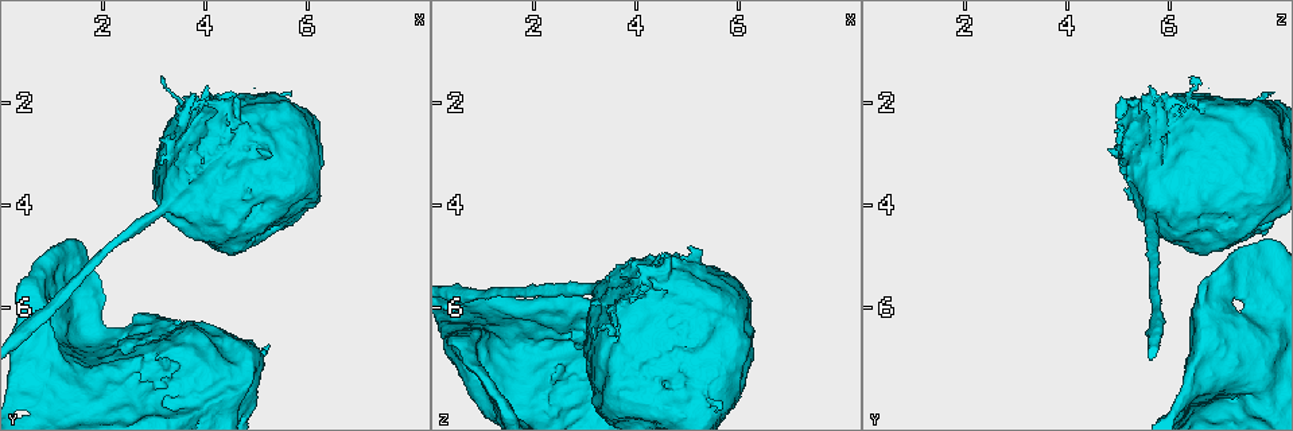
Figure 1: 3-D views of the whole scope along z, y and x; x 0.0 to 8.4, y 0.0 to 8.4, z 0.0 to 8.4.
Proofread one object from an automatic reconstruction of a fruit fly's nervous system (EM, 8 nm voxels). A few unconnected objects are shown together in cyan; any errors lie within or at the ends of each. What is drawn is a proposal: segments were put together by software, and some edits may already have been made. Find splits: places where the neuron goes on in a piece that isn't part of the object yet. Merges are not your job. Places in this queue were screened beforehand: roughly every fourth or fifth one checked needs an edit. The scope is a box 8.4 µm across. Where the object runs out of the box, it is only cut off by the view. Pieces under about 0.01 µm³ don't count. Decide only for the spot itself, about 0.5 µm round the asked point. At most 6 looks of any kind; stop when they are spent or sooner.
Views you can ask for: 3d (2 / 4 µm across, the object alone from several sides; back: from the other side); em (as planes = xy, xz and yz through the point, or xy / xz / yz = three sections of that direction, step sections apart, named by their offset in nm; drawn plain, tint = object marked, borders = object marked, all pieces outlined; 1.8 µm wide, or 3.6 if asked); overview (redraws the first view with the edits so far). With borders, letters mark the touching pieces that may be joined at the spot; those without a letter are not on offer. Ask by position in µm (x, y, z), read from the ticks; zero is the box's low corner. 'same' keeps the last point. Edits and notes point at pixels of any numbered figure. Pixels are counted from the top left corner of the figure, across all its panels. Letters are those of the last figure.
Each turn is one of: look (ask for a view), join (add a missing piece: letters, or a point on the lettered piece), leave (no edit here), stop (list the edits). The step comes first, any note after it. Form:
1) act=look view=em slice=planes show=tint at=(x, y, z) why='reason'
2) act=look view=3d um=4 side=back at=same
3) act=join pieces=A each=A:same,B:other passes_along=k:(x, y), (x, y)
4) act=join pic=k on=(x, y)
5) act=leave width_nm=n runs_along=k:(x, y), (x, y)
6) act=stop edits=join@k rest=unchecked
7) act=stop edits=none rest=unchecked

act=look view=em um=3.6 slice=yz step=4 show=borders at=(4.55, 4.95, 6.65) why='free end'

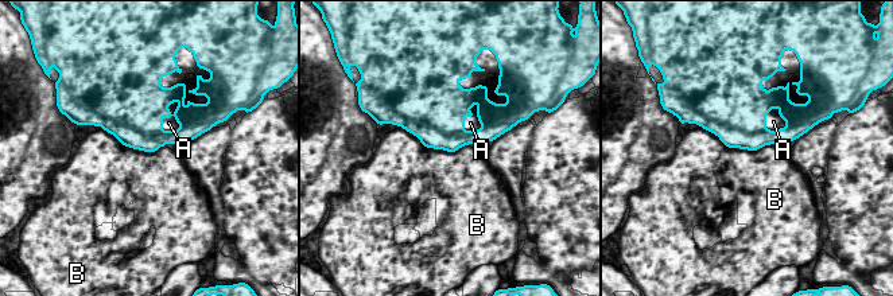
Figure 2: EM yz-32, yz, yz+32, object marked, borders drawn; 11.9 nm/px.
act=look view=em um=3.6 slice=planes show=borders at=same

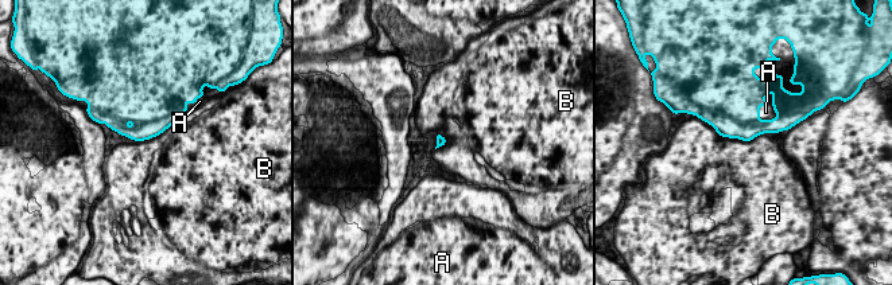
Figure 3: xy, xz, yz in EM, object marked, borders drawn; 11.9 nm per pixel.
act=leave longest_contact=B:600nm each=A:other,B:other found='none of them fits'

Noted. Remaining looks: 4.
act=look view=3d um=4 at=(5.05, 2.90, 4.85) why='thick end'

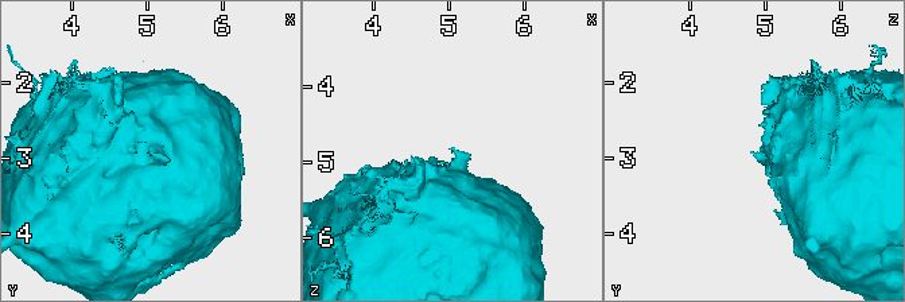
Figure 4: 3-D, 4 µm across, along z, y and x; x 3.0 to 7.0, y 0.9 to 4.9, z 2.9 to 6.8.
act=look view=em um=3.6 slice=planes show=borders at=(5.10, 2.90, 4.80)

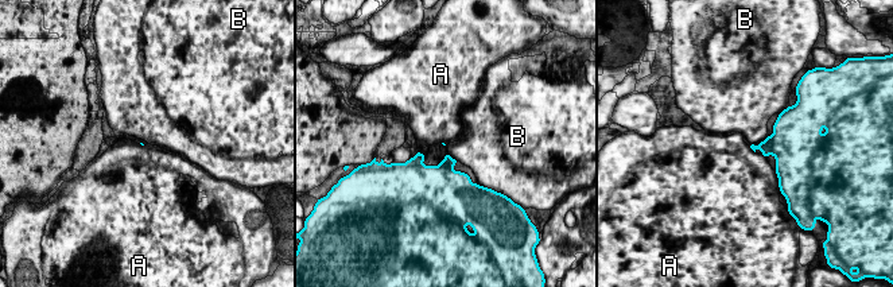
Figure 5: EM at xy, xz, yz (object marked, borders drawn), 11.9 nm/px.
act=leave each=A:other,B:other border=5:(775, 171), (779, 178) found='none of them fits'

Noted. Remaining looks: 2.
act=look view=em slice=xy step=16 show=borders at=(5.70, 1.85, 7.95) why='an open end'

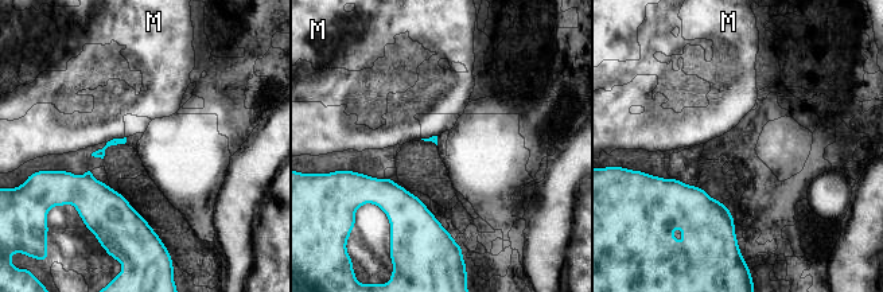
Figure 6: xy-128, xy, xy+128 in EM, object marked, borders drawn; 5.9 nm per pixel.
act=leave longest_contact=M:120nm each=M:other found='none of them fits'

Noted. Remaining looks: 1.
act=stop edits=none rest=unchecked

